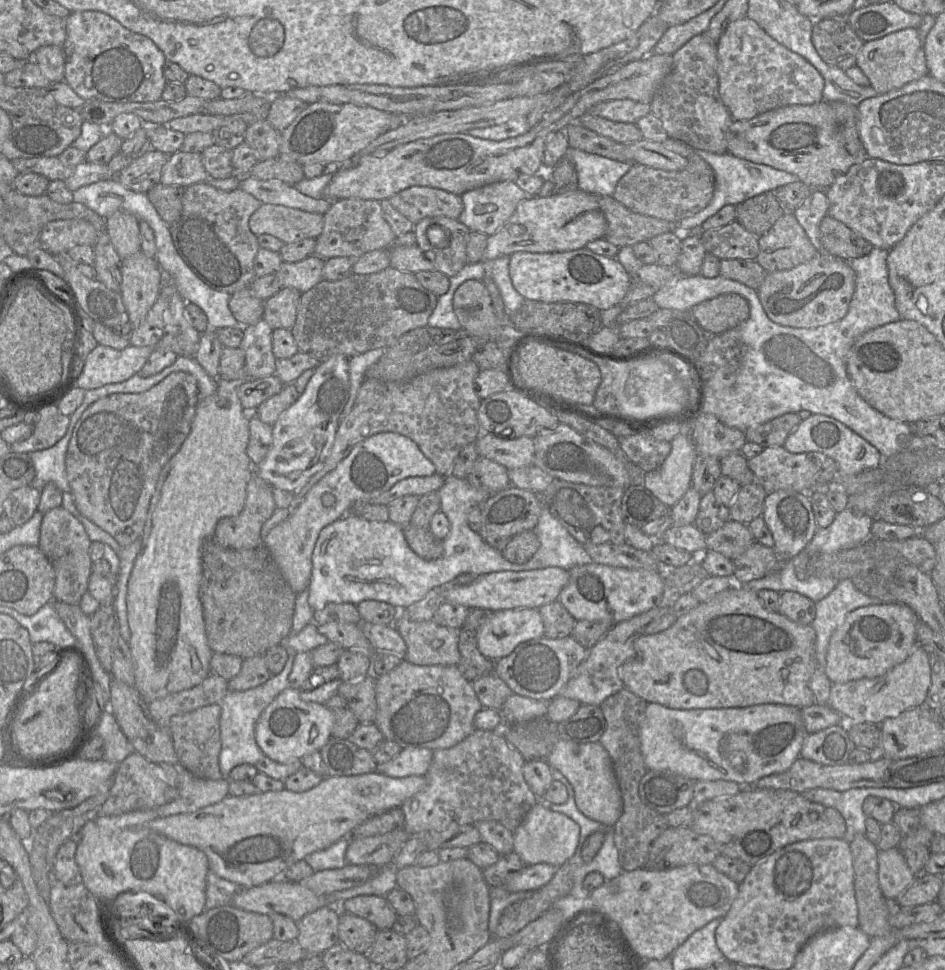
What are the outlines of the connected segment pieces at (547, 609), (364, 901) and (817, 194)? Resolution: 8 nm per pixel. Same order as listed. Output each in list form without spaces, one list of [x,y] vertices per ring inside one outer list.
[[[558,600],[538,608],[544,624],[544,637],[563,638],[571,636],[576,620]]]
[[[360,895],[341,903],[340,913],[346,912],[372,923],[377,930],[391,930],[398,916],[386,897]]]
[[[812,190],[809,196],[792,213],[803,227],[813,246],[820,251],[819,225],[822,219],[828,215],[826,191]]]

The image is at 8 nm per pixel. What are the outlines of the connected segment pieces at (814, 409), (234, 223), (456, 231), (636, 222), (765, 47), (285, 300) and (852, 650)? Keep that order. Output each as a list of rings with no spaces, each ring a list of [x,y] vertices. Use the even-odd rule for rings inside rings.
[[[874,247],[869,254],[863,257],[846,260],[855,274],[855,291],[848,312],[841,320],[816,328],[791,328],[774,323],[765,313],[757,290],[721,275],[715,278],[706,278],[701,274],[676,276],[656,290],[652,299],[660,308],[689,313],[698,303],[722,294],[735,293],[748,301],[750,315],[746,321],[735,327],[739,330],[742,344],[742,357],[735,374],[735,382],[731,387],[721,391],[706,389],[703,412],[714,415],[728,427],[745,432],[751,427],[787,413],[809,411],[812,414],[829,416],[843,423],[874,446],[884,459],[904,451],[928,449],[925,441],[910,430],[909,424],[891,419],[869,405],[856,391],[847,373],[847,359],[855,341],[872,329],[901,319],[895,307],[894,292],[889,284],[888,251]]]
[[[206,181],[190,185],[184,189],[181,215],[177,221],[168,224],[169,231],[178,255],[195,275],[209,287],[231,295],[250,287],[256,278],[254,259],[260,246],[257,236],[249,228],[249,218],[261,204],[260,200],[240,188],[222,191]]]
[[[444,216],[424,218],[413,226],[416,245],[425,257],[434,264],[437,271],[453,277],[457,275],[467,262],[467,244],[471,231],[457,219]],[[439,225],[449,232],[448,245],[443,248],[433,246],[428,237],[427,229]]]
[[[610,196],[597,197],[607,221],[604,239],[619,248],[673,232],[677,224],[635,213]]]
[[[747,16],[730,23],[717,43],[719,95],[734,121],[750,120],[788,105],[812,105],[823,100],[824,79],[805,58],[769,36]]]
[[[293,288],[280,290],[264,301],[263,319],[274,329],[291,329],[296,321],[301,293]]]
[[[880,603],[850,612],[832,634],[823,671],[832,684],[843,684],[863,678],[875,678],[904,662],[918,645],[918,615],[905,604]]]

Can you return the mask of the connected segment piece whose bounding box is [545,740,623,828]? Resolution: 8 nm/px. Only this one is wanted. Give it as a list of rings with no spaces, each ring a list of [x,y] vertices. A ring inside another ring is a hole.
[[[559,740],[545,761],[570,782],[576,806],[582,814],[606,827],[613,827],[622,814],[623,801],[611,758],[599,742],[575,743]]]

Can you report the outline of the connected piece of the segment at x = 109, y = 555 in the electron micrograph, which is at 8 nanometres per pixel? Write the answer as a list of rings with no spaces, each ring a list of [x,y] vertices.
[[[77,515],[77,519],[84,526],[91,542],[102,542],[104,544],[103,558],[110,564],[110,576],[114,580],[115,590],[128,592],[128,581],[133,569],[137,555],[141,551],[142,539],[136,539],[126,547],[119,543],[102,528],[91,522],[88,518],[83,519]]]

